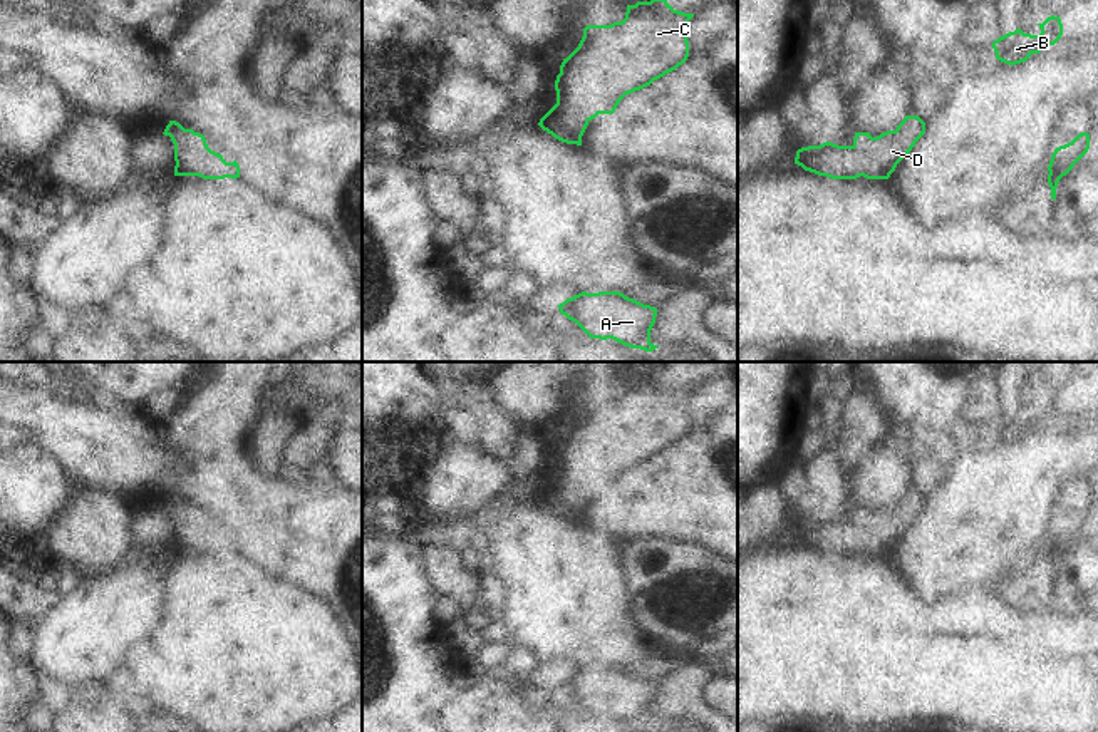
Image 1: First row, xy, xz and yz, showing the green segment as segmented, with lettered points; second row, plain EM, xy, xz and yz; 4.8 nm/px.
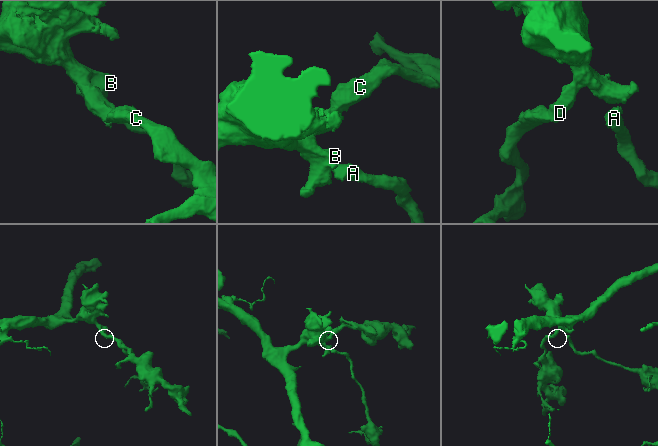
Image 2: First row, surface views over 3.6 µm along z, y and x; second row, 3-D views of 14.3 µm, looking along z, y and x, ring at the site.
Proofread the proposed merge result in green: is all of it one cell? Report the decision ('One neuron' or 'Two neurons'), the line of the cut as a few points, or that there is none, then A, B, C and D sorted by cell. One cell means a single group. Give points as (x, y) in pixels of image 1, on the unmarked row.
One neuron. No split. Groups: A B C D.

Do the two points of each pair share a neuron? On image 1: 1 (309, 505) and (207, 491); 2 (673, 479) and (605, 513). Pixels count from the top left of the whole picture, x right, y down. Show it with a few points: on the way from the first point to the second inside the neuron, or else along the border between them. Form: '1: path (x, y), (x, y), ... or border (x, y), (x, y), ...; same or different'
1: path (284, 503), (253, 503), (238, 491), (232, 491); same
2: path (656, 496), (622, 511); same

